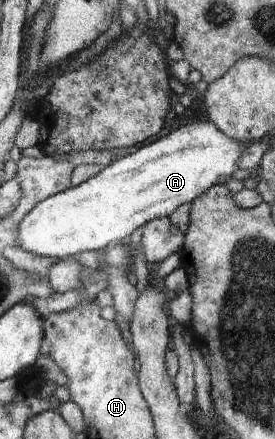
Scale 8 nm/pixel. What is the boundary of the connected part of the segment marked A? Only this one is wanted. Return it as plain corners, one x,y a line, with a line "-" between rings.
210,120
189,122
165,137
138,148
135,153
115,159
83,184
70,187
38,203
19,223
19,244
34,255
64,260
80,252
102,249
114,241
131,241
149,221
168,218
180,205
193,202
218,184
220,177
231,177
239,168
240,157
246,153
249,145
250,143
243,144
228,137

